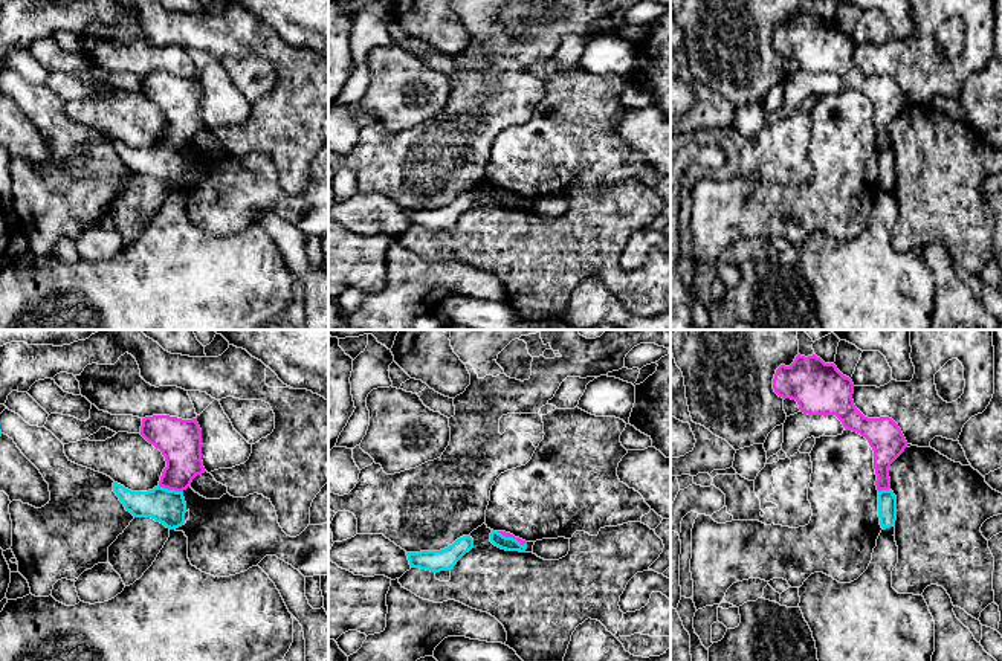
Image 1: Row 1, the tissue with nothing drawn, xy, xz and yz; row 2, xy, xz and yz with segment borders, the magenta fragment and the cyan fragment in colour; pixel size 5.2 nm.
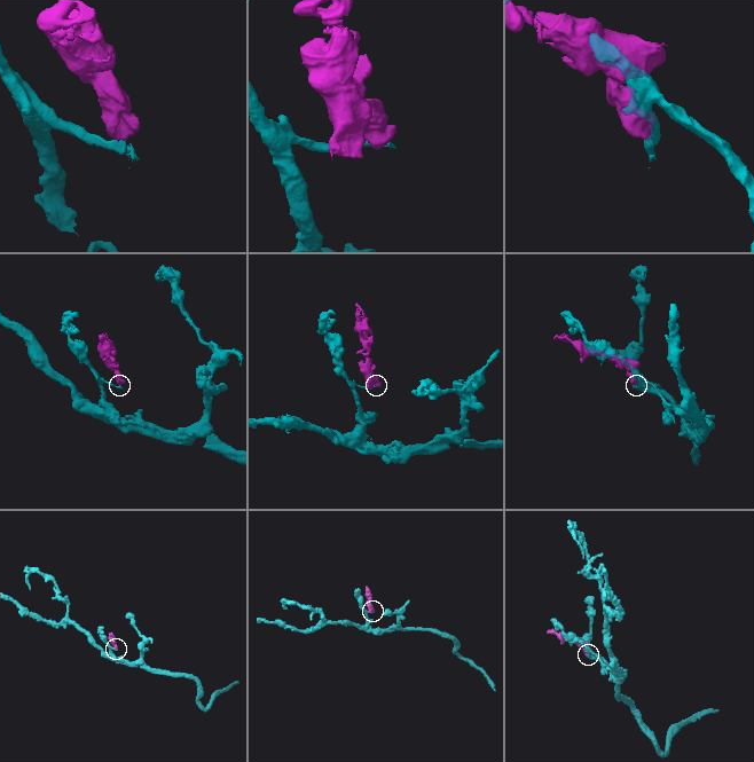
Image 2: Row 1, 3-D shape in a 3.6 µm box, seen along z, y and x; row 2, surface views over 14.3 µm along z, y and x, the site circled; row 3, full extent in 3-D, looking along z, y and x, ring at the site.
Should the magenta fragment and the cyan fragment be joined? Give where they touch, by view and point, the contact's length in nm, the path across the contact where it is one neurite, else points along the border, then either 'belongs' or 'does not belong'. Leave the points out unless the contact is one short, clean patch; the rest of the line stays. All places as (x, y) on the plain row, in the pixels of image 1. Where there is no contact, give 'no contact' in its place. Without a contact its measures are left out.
meets magenta in xy at (170, 147); contact 140 nm long; border along xy (158, 144), (182, 150); does not belong

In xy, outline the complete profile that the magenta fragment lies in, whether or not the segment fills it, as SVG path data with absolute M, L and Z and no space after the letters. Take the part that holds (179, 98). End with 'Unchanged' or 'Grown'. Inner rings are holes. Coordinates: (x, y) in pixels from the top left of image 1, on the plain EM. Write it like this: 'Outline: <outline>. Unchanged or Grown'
Outline: M145 75L141 93L165 114L166 125L159 145L183 150L197 133L206 130L202 119L202 87L197 76Z. Unchanged

